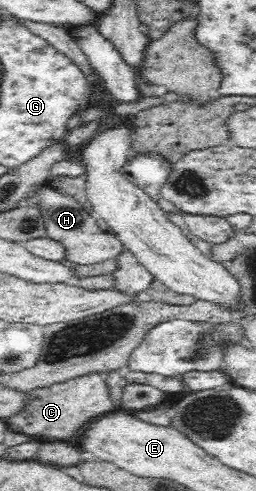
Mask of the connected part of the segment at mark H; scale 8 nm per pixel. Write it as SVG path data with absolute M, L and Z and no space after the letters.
M46 184L36 188L35 193L38 195L38 205L48 237L63 244L67 261L82 265L95 264L114 259L120 253L122 244L116 236L108 230L101 230L89 211L77 199L65 193L59 193Z

